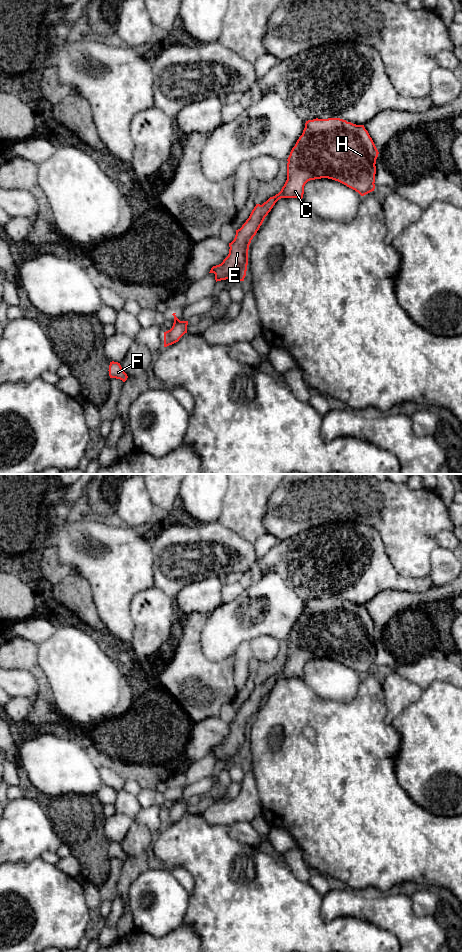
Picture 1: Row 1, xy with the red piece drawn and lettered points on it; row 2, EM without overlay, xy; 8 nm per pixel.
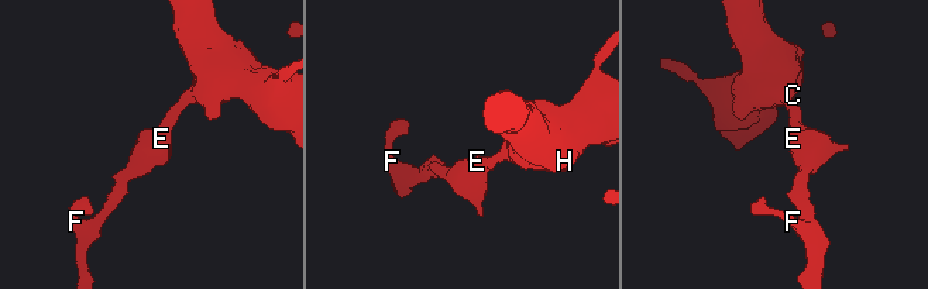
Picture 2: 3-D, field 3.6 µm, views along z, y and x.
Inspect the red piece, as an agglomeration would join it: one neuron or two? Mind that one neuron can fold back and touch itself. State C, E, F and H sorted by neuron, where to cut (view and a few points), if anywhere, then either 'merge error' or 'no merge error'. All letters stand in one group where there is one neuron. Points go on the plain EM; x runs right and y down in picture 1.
C E F H; no cut; no merge error

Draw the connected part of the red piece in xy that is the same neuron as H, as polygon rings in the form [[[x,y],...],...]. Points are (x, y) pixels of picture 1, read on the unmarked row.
[[[328,598],[328,599],[313,599],[308,600],[305,603],[305,608],[302,615],[297,620],[295,626],[292,628],[290,635],[287,639],[287,660],[282,667],[281,671],[273,677],[270,677],[262,685],[256,684],[252,690],[249,698],[242,705],[242,707],[236,710],[234,720],[229,723],[229,734],[219,745],[213,746],[209,753],[215,754],[215,760],[221,761],[226,759],[236,759],[238,761],[244,761],[248,745],[248,730],[251,720],[256,715],[260,706],[262,705],[265,697],[271,691],[275,683],[281,678],[298,678],[302,679],[304,674],[304,666],[310,660],[328,658],[338,661],[347,667],[355,670],[361,676],[364,676],[375,669],[375,654],[376,654],[376,639],[378,637],[378,630],[370,617],[368,611],[364,605],[356,605],[351,602],[340,598]]]

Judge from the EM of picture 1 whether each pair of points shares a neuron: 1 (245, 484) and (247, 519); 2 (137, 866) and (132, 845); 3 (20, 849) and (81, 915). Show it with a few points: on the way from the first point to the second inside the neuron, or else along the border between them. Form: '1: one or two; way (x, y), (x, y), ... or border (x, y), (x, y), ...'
1: one; way (245, 493), (245, 510)
2: one; way (137, 861), (136, 850)
3: two; border (39, 856), (27, 862), (15, 861), (10, 863)

